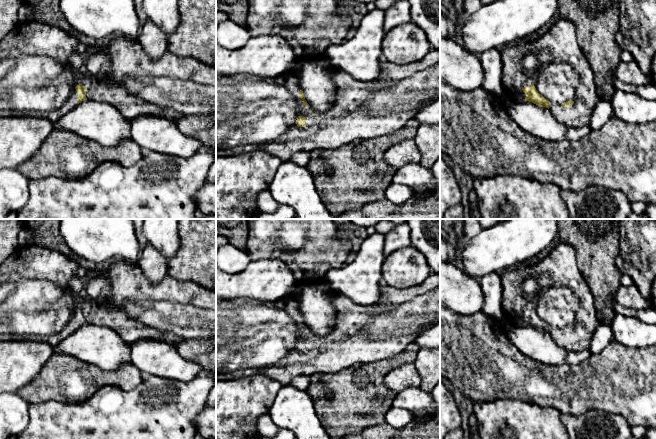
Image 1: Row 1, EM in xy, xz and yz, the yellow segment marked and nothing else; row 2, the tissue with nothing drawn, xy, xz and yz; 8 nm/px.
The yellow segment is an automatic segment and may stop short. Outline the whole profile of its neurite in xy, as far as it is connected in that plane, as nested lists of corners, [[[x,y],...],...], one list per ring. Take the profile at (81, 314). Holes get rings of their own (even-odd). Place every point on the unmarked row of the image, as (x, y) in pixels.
[[[82,308],[77,309],[69,323],[58,333],[58,335],[64,339],[76,331],[79,327],[86,324],[86,313],[87,312],[85,312]]]

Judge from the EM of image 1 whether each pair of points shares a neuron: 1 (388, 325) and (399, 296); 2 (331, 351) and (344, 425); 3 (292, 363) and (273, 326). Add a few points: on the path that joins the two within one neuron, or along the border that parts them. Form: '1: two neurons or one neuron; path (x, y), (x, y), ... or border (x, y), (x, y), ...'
1: one neuron; path (396, 317), (407, 306), (407, 301)
2: two neurons; border (351, 365), (335, 372), (314, 372), (312, 374)
3: one neuron; path (283, 354), (273, 344), (273, 335)

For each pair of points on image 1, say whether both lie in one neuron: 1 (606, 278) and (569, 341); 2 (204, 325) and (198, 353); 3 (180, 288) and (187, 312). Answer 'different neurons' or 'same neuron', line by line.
1: different neurons
2: same neuron
3: same neuron

